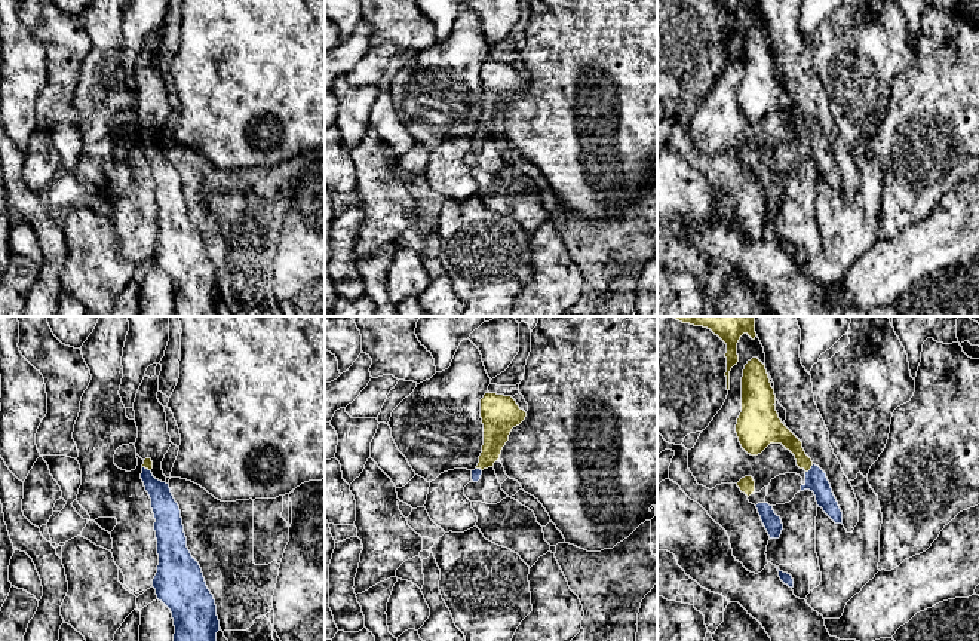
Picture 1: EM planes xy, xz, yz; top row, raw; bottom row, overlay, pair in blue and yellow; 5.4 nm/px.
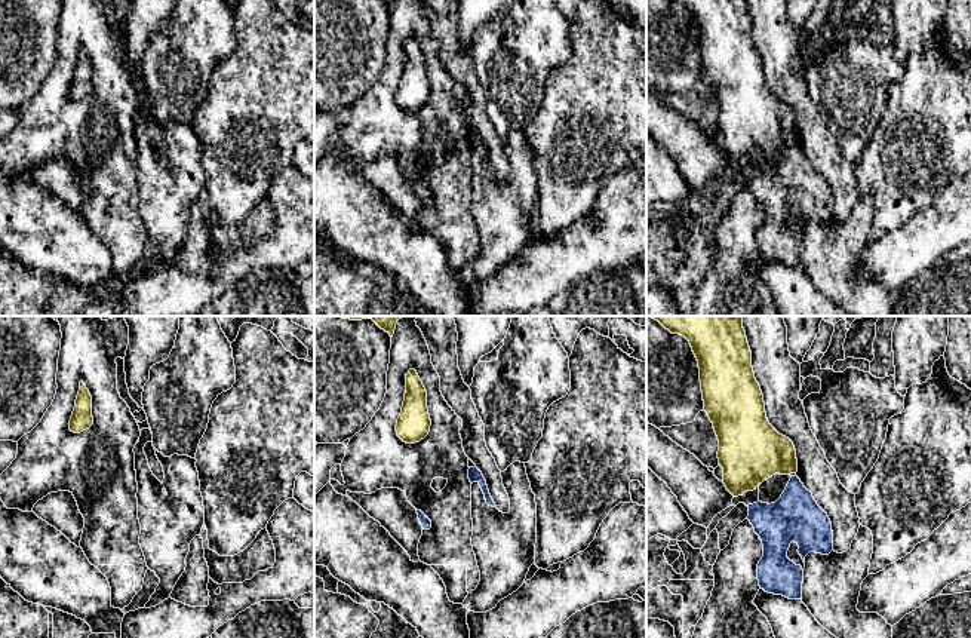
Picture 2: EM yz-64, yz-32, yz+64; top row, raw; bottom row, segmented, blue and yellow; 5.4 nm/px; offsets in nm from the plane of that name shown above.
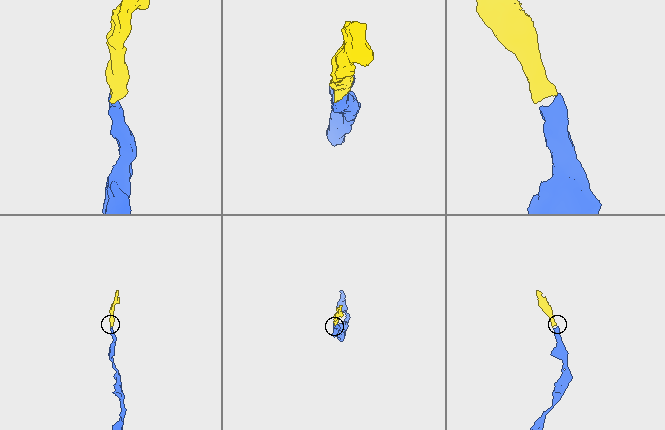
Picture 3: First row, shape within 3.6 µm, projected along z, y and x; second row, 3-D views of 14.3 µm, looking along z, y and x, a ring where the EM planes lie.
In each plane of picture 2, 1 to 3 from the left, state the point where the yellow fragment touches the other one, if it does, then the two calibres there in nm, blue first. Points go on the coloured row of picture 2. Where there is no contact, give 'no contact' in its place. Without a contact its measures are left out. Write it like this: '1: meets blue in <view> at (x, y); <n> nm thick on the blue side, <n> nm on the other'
1: no contact
2: no contact
3: no contact

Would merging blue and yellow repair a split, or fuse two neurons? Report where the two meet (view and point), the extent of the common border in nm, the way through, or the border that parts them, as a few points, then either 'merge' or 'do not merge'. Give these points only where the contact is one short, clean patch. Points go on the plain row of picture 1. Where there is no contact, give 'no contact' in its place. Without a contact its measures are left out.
meets blue in yz at (810, 137); contact 60 nm long; runs through yz (816, 149), (810, 137), (800, 120), (780, 101); merge

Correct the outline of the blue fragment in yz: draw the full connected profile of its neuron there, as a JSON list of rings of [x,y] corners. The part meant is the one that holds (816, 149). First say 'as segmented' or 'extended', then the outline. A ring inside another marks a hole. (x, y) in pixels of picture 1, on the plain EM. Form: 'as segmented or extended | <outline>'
extended | [[[752,25],[743,37],[742,80],[736,92],[742,116],[751,123],[758,123],[770,111],[782,111],[795,123],[797,134],[805,138],[805,151],[800,159],[813,159],[817,174],[835,191],[843,191],[843,180],[826,141],[811,129],[802,110],[782,91],[774,71],[776,62],[765,33],[758,25]]]

